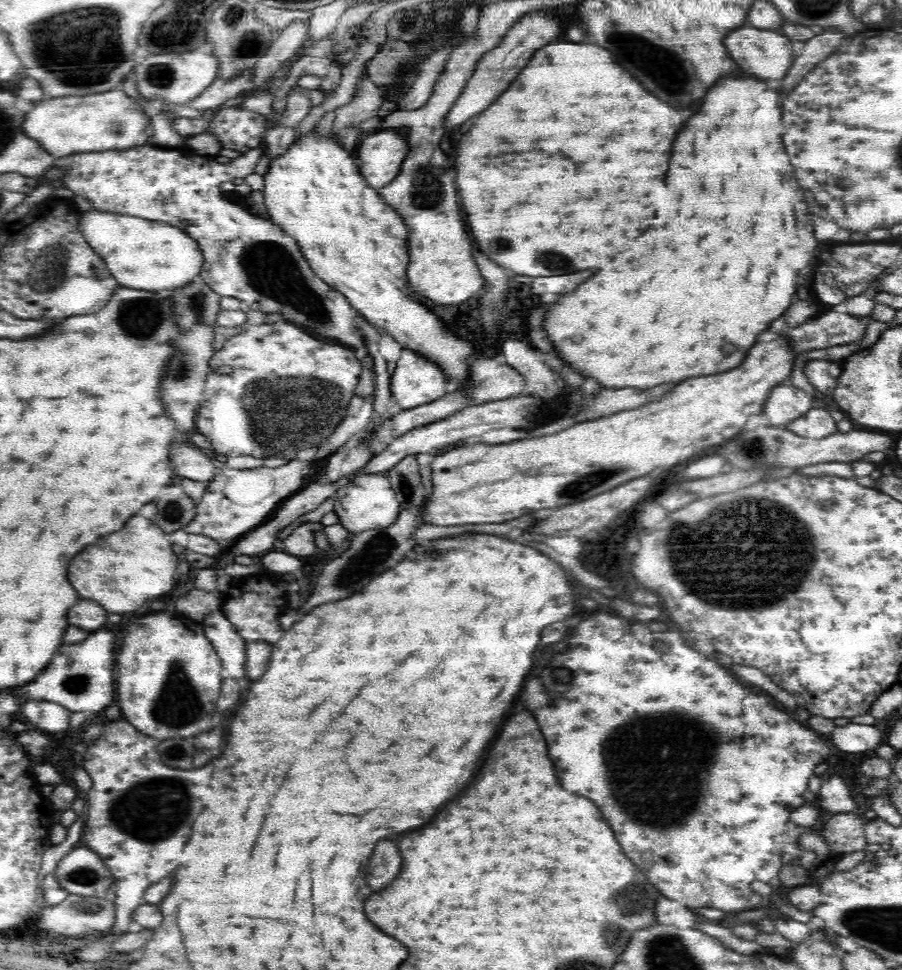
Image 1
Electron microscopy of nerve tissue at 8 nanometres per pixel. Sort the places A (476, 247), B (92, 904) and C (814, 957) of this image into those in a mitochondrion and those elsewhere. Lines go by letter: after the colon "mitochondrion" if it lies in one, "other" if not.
A: other
B: mitochondrion
C: other

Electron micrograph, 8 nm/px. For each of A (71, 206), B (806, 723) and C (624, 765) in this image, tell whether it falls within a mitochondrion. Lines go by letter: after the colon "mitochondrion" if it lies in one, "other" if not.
A: other
B: other
C: mitochondrion

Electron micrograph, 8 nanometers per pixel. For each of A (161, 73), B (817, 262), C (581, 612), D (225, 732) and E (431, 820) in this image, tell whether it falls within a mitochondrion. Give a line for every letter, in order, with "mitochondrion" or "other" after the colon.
A: mitochondrion
B: other
C: other
D: other
E: other

